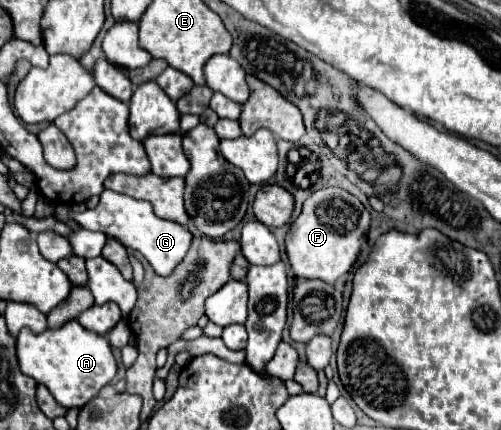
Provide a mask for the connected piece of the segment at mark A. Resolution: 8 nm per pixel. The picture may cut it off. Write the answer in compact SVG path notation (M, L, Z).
M71 320L57 330L49 328L41 334L23 328L17 336L17 358L21 372L35 378L39 384L45 384L53 398L65 408L83 408L105 384L113 380L117 372L107 338L83 328L77 320Z

